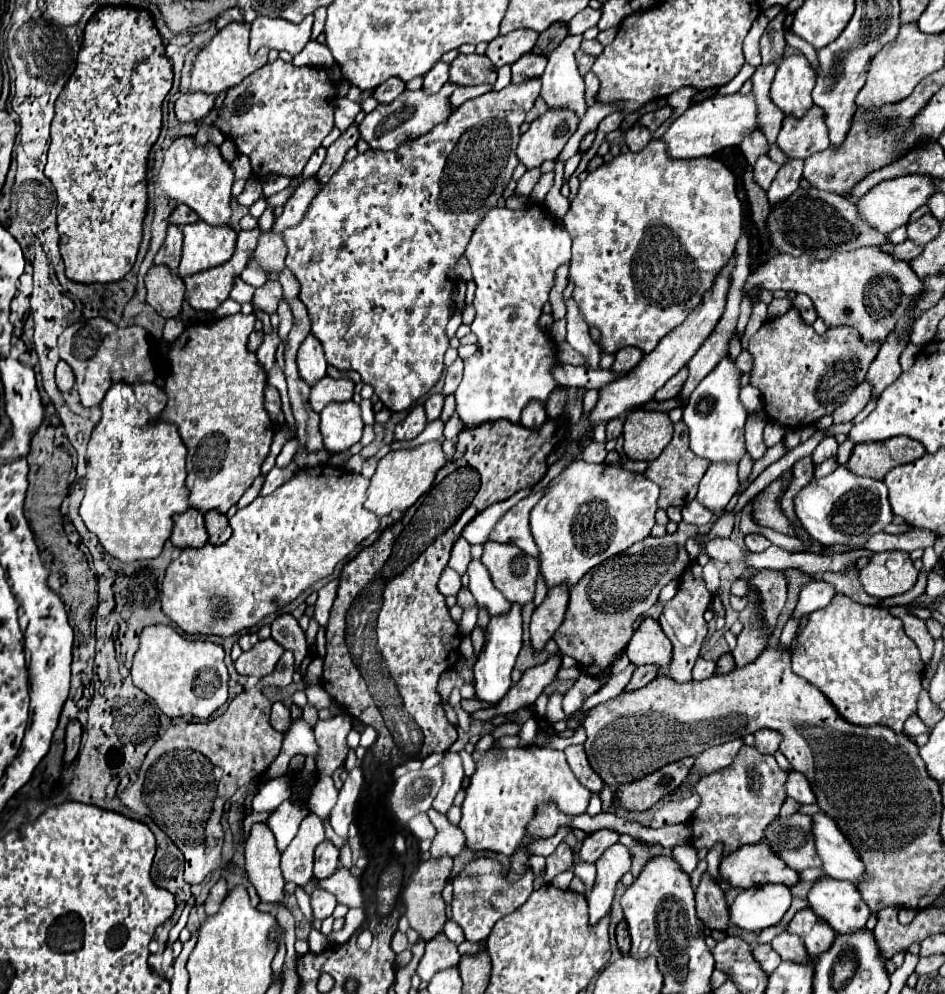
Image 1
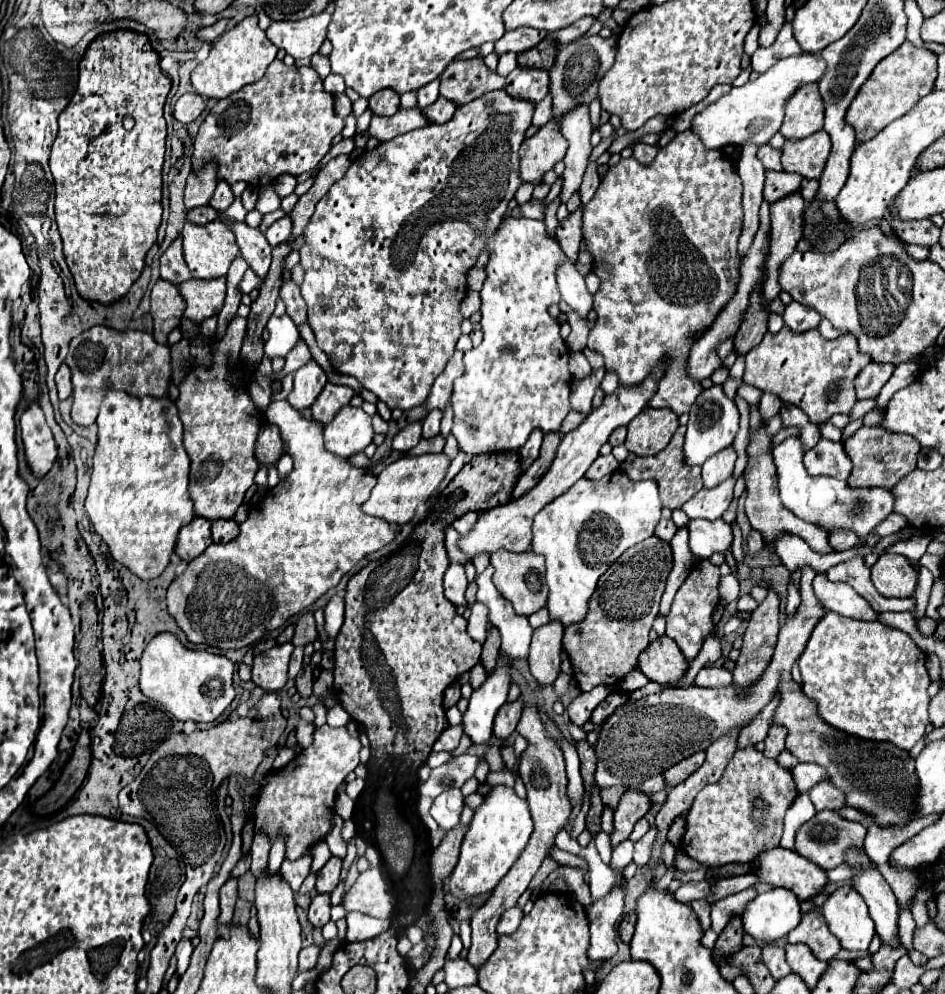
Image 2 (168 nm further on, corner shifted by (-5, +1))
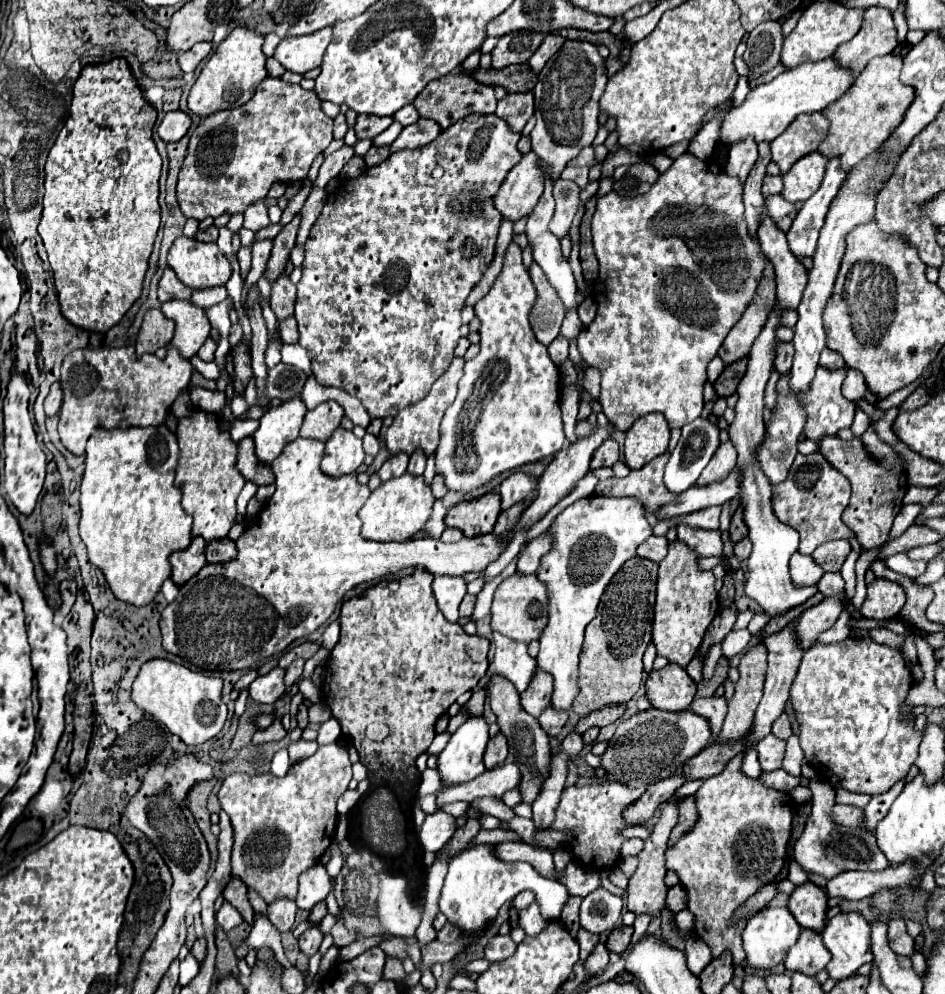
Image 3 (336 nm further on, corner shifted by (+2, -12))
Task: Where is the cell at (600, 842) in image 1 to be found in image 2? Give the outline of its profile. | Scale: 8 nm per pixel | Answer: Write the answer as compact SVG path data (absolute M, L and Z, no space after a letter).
M627 791L621 797L619 807L615 809L615 821L613 821L613 833L611 837L611 847L617 847L621 841L629 839L635 823L649 811L651 803L647 795L641 795L637 791Z

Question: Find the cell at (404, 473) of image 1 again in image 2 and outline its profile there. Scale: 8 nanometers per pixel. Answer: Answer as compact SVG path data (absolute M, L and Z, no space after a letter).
M425 453L425 455L417 455L417 457L395 459L377 475L377 485L371 491L371 497L361 505L361 509L367 515L385 519L387 523L411 521L415 509L421 503L425 503L435 493L439 483L443 481L449 463L451 463L451 459L445 453Z

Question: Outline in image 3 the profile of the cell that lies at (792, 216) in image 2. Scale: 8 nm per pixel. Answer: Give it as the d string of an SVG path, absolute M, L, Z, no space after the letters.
M768 264L768 272L764 272L764 280L760 284L760 292L756 294L756 300L752 300L752 304L748 306L748 312L730 330L730 334L726 336L718 352L726 366L748 356L754 338L760 334L760 328L764 326L768 312L772 310L774 298L776 298L776 282L774 282L772 264Z

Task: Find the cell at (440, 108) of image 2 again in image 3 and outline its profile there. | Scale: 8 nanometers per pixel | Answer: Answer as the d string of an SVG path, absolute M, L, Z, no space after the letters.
M420 118L416 124L410 124L408 128L404 128L400 132L400 136L396 138L396 142L390 146L390 152L398 152L398 150L404 150L404 148L414 150L414 148L426 146L438 134L440 134L440 126L438 124L432 124L430 120Z

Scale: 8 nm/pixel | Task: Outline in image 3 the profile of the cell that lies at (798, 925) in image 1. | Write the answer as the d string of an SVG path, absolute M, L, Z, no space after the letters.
M802 930L798 944L788 950L784 966L788 972L802 972L806 976L816 976L830 962L830 952L824 948L820 934L812 930Z

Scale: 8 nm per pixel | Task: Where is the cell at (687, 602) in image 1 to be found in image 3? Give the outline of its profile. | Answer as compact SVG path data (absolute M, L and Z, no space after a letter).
M674 540L668 544L668 554L660 562L658 582L656 582L656 606L652 622L652 642L656 654L668 658L670 662L686 668L694 658L706 628L720 612L718 594L714 590L714 574L698 568L700 556L688 548L684 542Z

